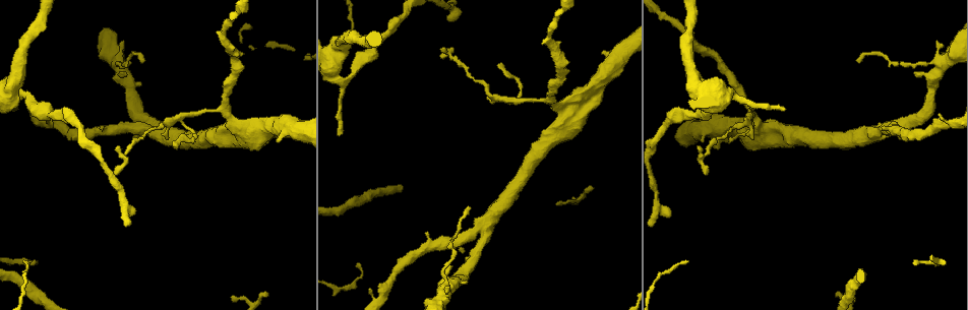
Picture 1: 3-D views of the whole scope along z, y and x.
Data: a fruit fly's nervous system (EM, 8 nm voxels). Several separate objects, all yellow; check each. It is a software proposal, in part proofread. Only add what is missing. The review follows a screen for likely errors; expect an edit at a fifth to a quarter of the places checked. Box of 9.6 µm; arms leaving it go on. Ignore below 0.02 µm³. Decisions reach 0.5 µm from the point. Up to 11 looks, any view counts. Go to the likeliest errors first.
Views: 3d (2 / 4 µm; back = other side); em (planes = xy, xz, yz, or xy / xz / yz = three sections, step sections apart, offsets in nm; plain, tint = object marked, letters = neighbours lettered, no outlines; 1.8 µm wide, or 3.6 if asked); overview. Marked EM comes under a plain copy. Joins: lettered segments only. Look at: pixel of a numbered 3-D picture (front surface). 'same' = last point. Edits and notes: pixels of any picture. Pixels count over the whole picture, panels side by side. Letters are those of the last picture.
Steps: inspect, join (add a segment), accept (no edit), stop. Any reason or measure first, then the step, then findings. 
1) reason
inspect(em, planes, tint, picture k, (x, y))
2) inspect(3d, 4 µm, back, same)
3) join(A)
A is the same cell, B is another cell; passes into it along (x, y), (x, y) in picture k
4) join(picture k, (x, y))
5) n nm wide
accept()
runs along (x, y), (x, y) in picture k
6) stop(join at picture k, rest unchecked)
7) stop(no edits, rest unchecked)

an open end
inspect(3d, 2 µm, picture 1, (670, 213))

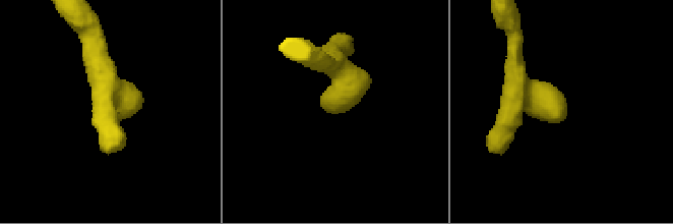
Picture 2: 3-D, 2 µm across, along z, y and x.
need the tissue
inspect(em, planes, letters, picture 2, (564, 114))

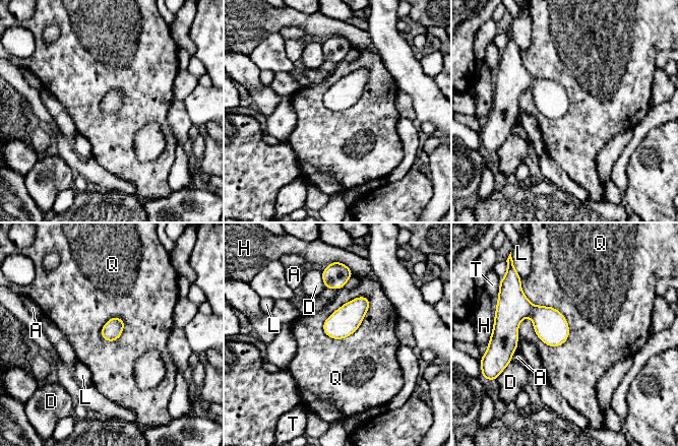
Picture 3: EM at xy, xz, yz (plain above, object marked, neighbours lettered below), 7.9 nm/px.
Q touches over 600 nm
accept()
A, D, H, L, Q and T are other cells; border along (519, 282), (564, 317), (562, 344) in picture 3; no lettered segment goes on from it

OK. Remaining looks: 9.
arms run side by side
inspect(3d, 2 µm, back, picture 1, (159, 131))

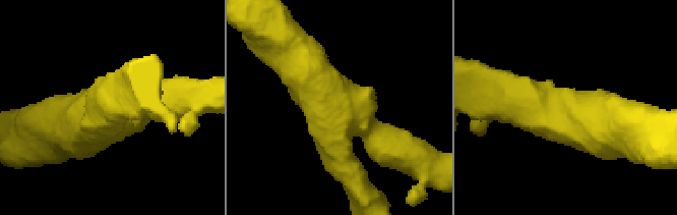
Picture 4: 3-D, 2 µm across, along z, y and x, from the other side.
3 arms; arms of 280, 320, 420 nm; now the EM
inspect(em, yz, step 8, tint, picture 4, (106, 117))

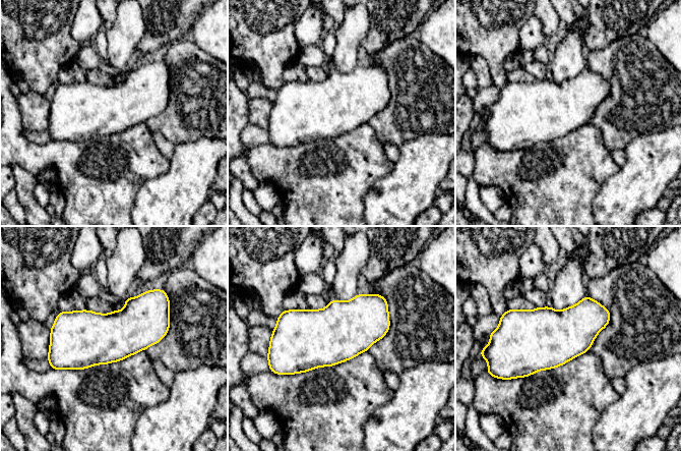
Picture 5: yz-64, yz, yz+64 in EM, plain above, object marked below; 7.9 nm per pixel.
another direction
inspect(em, planes, letters, same)

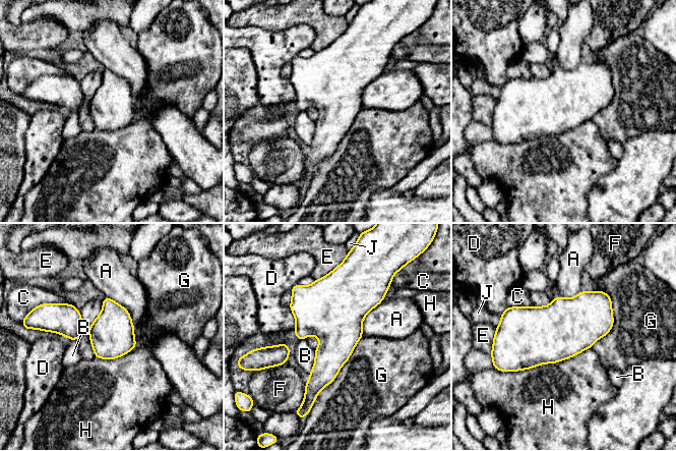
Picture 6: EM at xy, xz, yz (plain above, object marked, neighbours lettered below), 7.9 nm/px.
H touches over 700 nm
accept()
A, B, C, D, E, F, G, H and J are other cells; border along (591, 347), (558, 361), (503, 372) in picture 6; none of them fits

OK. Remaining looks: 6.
branch stops here
inspect(3d, 4 µm, picture 1, (939, 114))

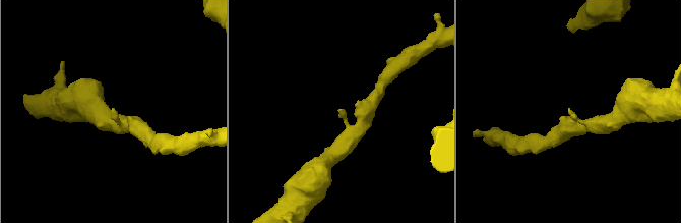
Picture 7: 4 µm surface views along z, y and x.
inspect(em, xy, step 16, letters, picture 7, (114, 110))

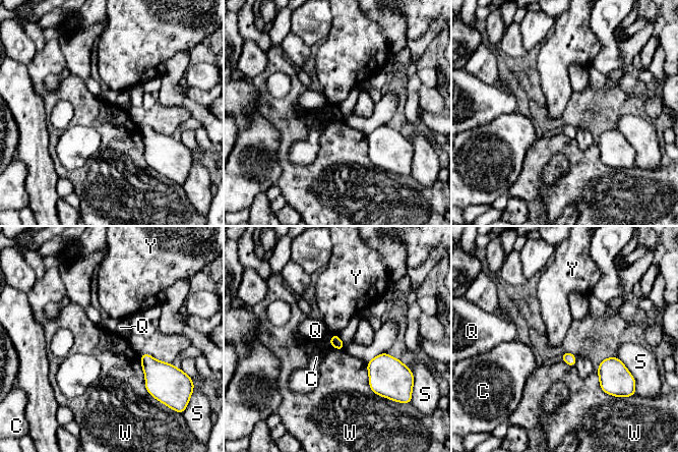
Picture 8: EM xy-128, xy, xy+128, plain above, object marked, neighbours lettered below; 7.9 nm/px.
inspect(em, planes, letters, same)

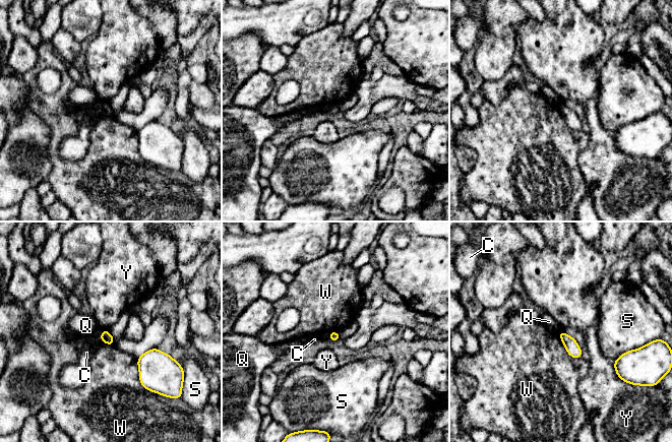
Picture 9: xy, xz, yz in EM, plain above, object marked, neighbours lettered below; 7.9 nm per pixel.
accept()
C, Q, S, W and Y are other cells; border along (136, 359), (139, 383), (151, 391) in picture 9; no lettered segment goes on from it

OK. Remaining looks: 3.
an open end
inspect(3d, 2 µm, picture 1, (499, 64))

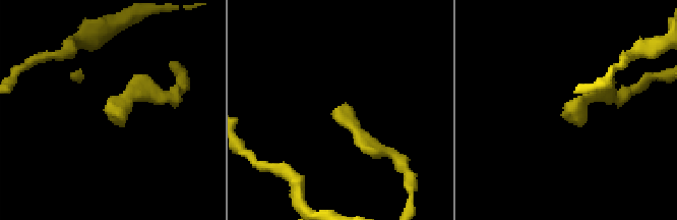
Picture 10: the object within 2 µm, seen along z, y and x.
now the EM
inspect(em, xy, step 16, letters, picture 10, (566, 117))

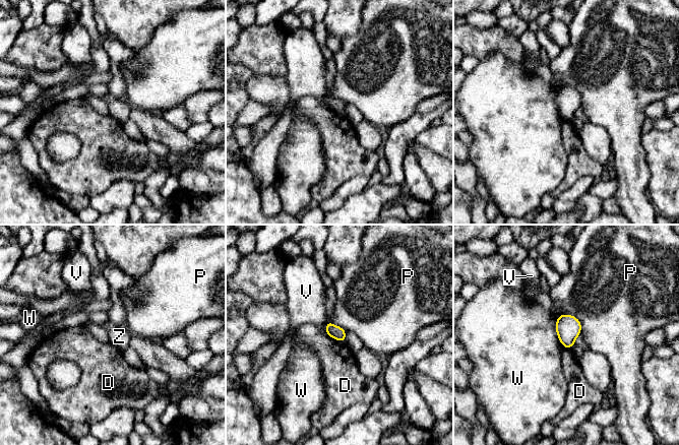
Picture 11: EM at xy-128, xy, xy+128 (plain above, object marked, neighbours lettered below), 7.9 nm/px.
cut it another way
inspect(em, xz, step 8, letters, same)

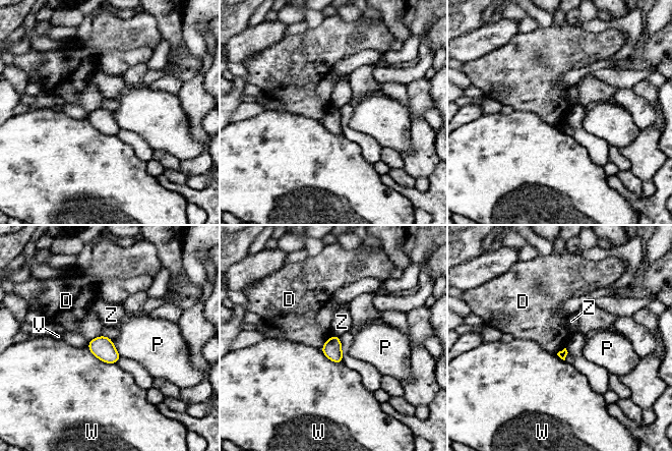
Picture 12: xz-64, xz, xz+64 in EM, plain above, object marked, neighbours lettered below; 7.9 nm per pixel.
70 nm wide; W touches over 280 nm
accept()
D, P, V, W and Z are other cells; none of them fits

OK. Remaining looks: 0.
stop(no edits, rest unchecked)

